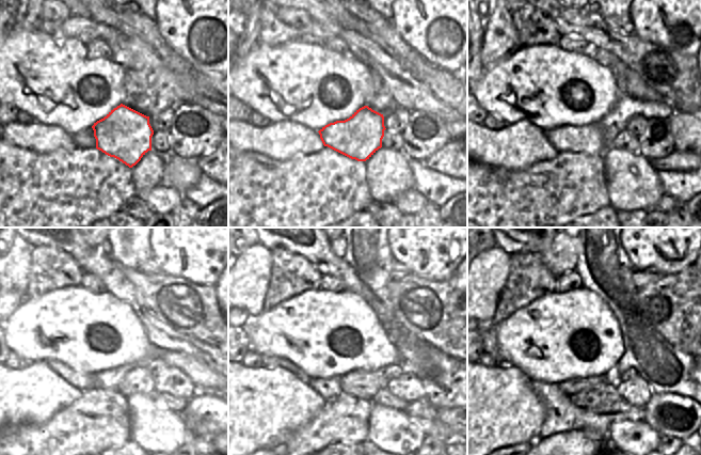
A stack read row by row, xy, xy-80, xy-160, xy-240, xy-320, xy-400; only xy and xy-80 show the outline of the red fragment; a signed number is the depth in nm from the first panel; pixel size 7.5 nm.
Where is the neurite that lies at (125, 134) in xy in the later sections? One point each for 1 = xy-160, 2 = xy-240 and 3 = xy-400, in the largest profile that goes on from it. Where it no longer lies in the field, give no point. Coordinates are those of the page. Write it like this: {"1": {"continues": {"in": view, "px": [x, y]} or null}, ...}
{"1": {"continues": {"in": "xy-160", "px": [567, 138]}}, "2": {"continues": {"in": "xy-240", "px": [83, 381]}}, "3": {"continues": {"in": "xy-400", "px": [490, 344]}}}

